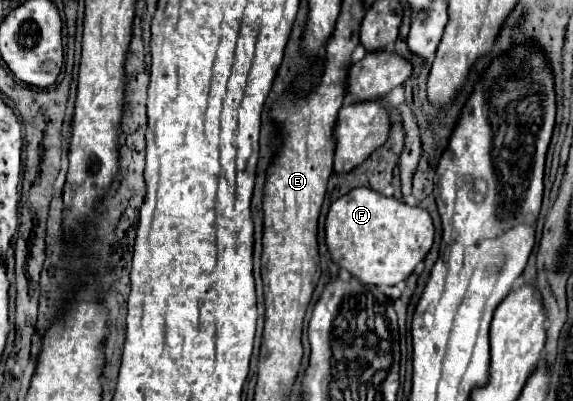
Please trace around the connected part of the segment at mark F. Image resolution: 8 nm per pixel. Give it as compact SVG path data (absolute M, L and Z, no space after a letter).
M355 188L335 200L329 208L327 246L337 266L365 284L395 286L409 278L415 266L433 246L433 222L427 210L407 206L397 198L387 198L371 188Z

